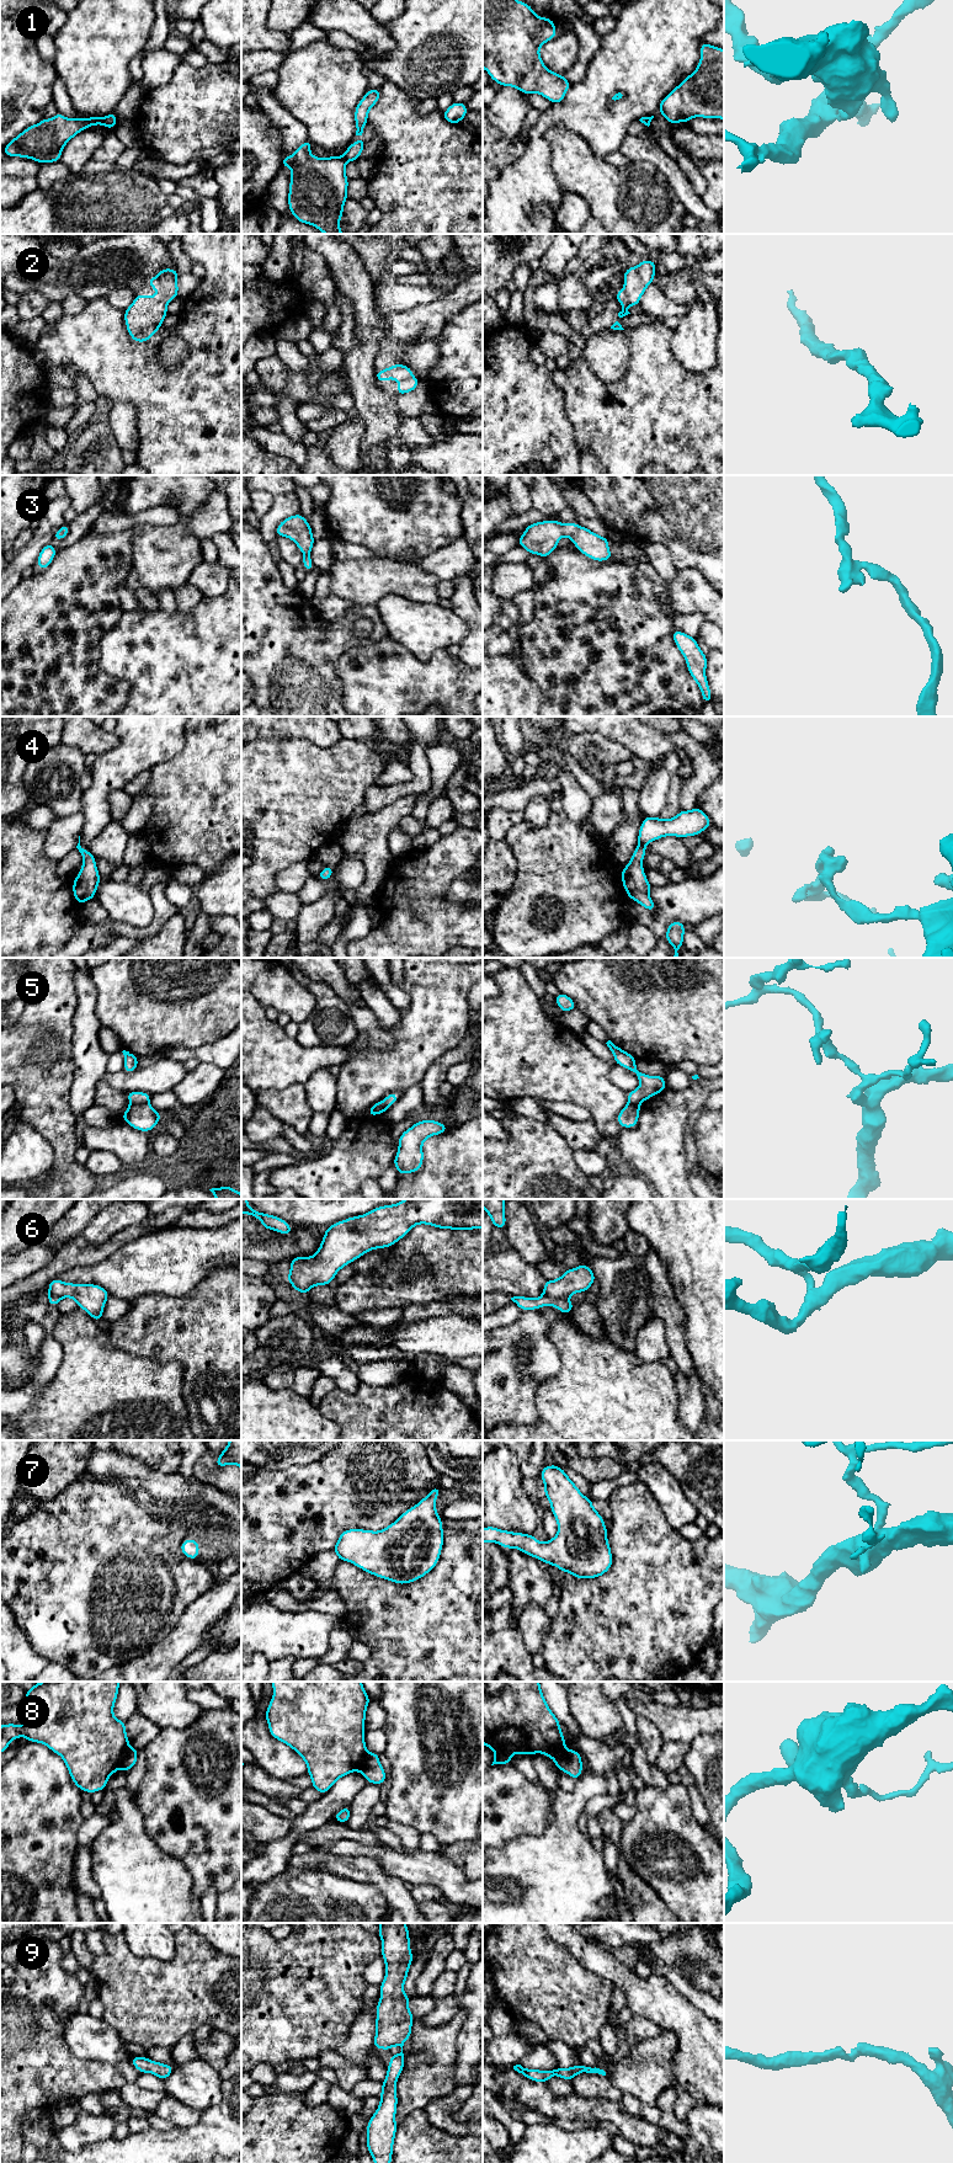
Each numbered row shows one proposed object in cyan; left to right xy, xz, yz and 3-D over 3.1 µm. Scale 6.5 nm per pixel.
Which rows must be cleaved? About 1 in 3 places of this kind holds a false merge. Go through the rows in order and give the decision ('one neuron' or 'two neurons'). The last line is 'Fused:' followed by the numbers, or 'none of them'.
1: two neurons
2: one neuron
3: one neuron
4: one neuron
5: two neurons
6: two neurons
7: one neuron
8: two neurons
9: one neuron
Fused: 1, 5, 6, 8

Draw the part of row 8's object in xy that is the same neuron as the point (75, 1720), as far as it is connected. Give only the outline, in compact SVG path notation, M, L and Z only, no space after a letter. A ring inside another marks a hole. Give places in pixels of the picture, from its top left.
M36 1682L25 1694L27 1715L23 1725L0 1726L0 1754L11 1741L23 1736L28 1742L42 1743L60 1756L81 1791L103 1791L110 1776L121 1769L129 1747L126 1722L113 1714L119 1685L119 1682Z

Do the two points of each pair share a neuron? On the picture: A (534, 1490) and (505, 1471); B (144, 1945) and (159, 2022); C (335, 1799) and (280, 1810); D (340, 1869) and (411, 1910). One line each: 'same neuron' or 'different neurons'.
A: different neurons
B: different neurons
C: different neurons
D: same neuron

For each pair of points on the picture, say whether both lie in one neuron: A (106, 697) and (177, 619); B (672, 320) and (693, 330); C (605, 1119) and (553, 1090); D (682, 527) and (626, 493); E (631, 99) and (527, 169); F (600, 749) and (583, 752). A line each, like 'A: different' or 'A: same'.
A: different
B: different
C: same
D: same
E: same
F: same

